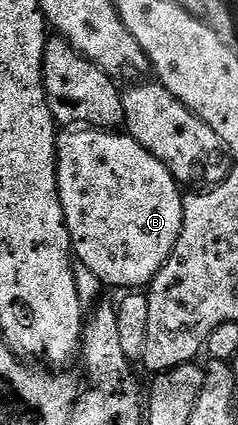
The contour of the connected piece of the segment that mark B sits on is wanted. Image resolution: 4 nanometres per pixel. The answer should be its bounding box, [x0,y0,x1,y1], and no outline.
[58,127,184,291]

